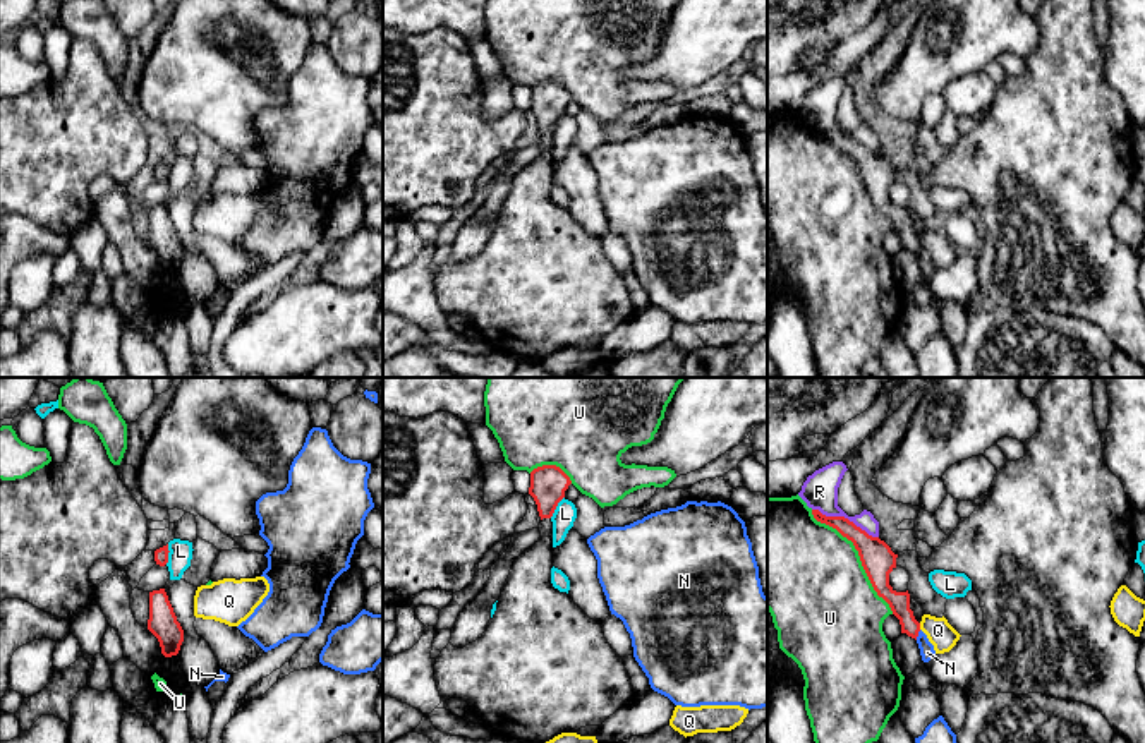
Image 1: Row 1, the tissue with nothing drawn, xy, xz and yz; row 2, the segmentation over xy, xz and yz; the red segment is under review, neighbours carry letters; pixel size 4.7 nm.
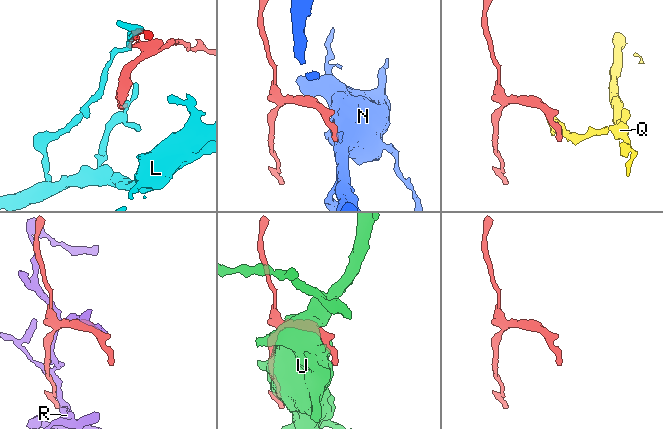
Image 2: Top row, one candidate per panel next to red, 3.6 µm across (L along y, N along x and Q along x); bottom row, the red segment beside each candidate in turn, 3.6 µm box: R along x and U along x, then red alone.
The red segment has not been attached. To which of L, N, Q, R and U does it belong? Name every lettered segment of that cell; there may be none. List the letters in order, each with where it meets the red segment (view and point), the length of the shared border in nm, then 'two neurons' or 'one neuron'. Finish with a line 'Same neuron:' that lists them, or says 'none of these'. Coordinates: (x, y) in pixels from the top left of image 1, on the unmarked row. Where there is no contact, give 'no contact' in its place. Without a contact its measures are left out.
L: contact xz (557, 120); length 120 nm; two neurons
N: contact yz (917, 251); length 50 nm; two neurons
Q: contact yz (919, 242); length 30 nm; two neurons
R: contact yz (843, 132); length 340 nm; two neurons
U: contact yz (859, 170); length 600 nm; two neurons
Same neuron: none of these

